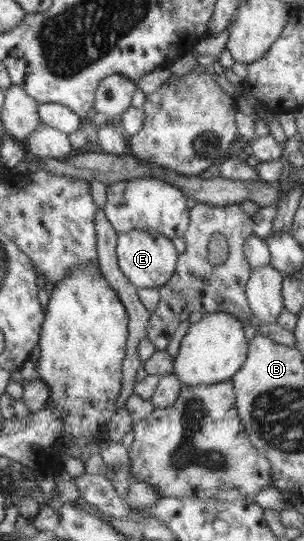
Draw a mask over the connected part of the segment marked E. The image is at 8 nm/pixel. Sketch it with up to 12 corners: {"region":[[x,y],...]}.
{"region":[[119,233],[119,268],[137,288],[163,286],[178,253],[161,233]]}

